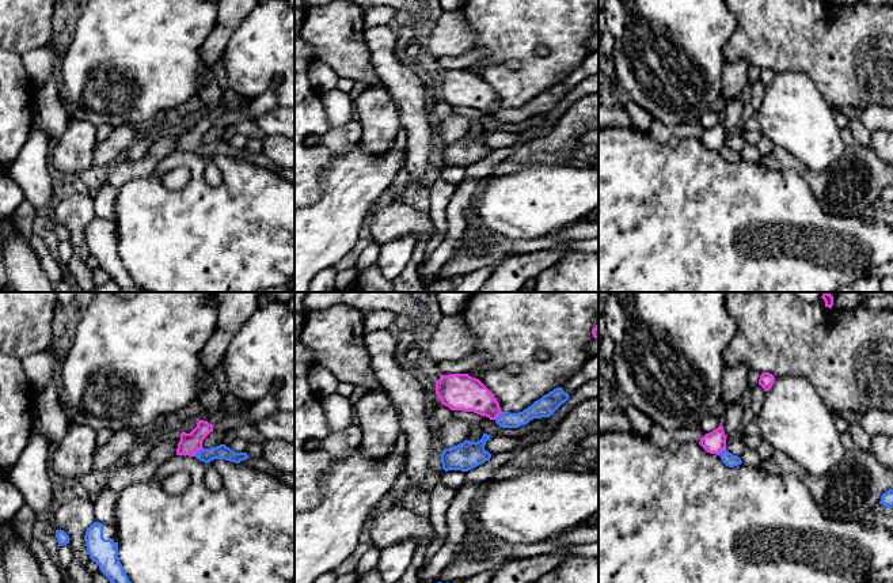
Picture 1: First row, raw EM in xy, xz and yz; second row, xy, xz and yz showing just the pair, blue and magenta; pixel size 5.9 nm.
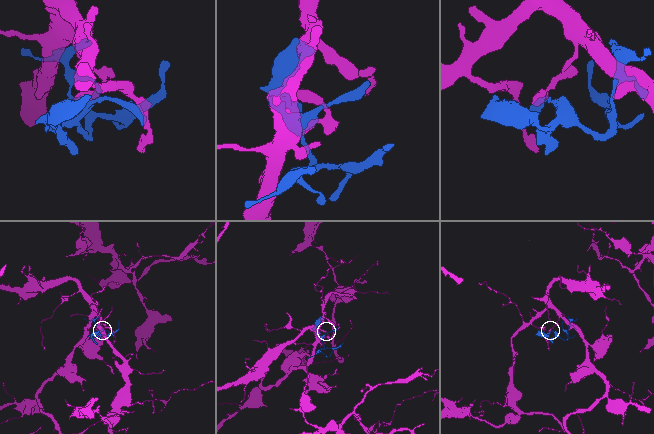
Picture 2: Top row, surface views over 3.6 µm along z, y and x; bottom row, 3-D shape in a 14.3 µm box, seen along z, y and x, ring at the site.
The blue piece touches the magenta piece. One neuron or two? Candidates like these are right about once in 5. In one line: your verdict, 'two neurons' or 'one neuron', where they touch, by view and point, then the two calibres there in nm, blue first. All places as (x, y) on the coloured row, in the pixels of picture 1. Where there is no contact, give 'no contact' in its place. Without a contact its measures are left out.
two neurons; contact xy (198, 451); calibres 90 and 130 nm

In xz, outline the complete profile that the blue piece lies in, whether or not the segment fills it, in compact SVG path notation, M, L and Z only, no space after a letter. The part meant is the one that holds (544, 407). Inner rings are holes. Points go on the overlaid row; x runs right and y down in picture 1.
M556 387L531 406L518 413L504 412L495 423L502 428L518 428L533 419L550 417L554 412L569 400L569 394L562 387Z

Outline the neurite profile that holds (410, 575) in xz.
M425 544L422 546L417 546L414 556L411 559L410 567L407 568L403 578L398 583L419 583L417 580L417 572L421 568L421 561L425 556L425 550L428 549L428 546L429 546L428 544Z

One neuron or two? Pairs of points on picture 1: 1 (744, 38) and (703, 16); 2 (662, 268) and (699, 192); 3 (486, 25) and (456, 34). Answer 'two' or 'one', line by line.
1: two
2: one
3: two

